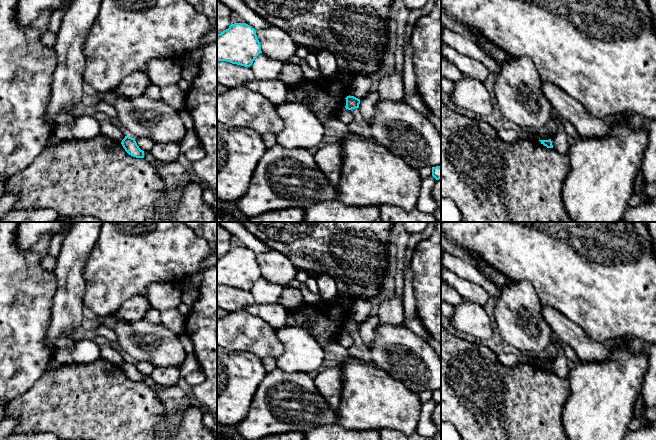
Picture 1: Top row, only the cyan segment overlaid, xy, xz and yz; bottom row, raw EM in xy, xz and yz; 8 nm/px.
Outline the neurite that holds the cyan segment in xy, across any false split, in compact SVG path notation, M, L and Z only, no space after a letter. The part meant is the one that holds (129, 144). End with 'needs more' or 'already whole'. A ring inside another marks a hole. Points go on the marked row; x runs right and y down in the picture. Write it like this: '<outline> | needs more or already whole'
M125 136L121 144L129 155L136 158L144 158L144 151L139 148L135 141L135 138Z | already whole

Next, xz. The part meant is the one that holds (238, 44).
M231 23L217 35L217 61L250 67L260 53L256 30L246 23Z | already whole

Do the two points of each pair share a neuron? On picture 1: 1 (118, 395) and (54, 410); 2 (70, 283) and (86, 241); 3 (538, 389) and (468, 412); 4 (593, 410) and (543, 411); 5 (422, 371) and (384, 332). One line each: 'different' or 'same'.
1: same
2: same
3: same
4: different
5: same

